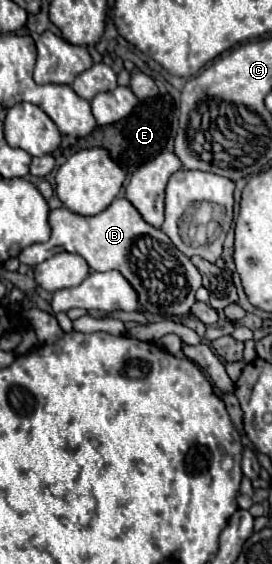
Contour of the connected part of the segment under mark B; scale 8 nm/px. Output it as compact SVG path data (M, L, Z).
M116 198L104 212L96 216L78 216L66 208L58 208L52 210L50 218L50 240L24 248L18 256L22 264L34 267L54 256L58 250L78 252L96 272L118 270L136 290L142 310L160 314L164 318L190 316L190 306L196 302L196 290L202 286L196 266L170 242L160 228L150 226L126 198Z

